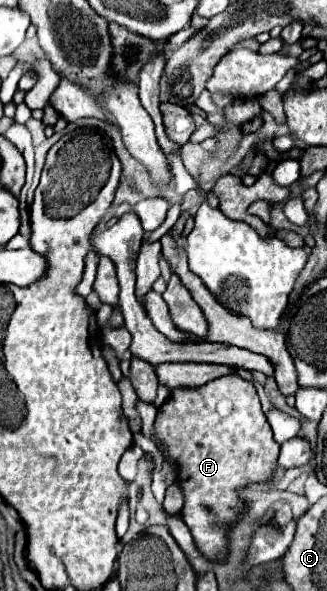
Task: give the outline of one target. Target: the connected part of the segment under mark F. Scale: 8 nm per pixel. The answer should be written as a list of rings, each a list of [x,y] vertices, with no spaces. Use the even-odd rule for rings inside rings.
[[[232,373],[202,389],[176,389],[158,409],[154,429],[166,445],[160,447],[162,455],[170,455],[178,465],[178,483],[186,497],[182,517],[200,553],[206,559],[224,557],[228,523],[244,509],[238,491],[254,481],[270,481],[280,449],[260,409],[254,383]]]

